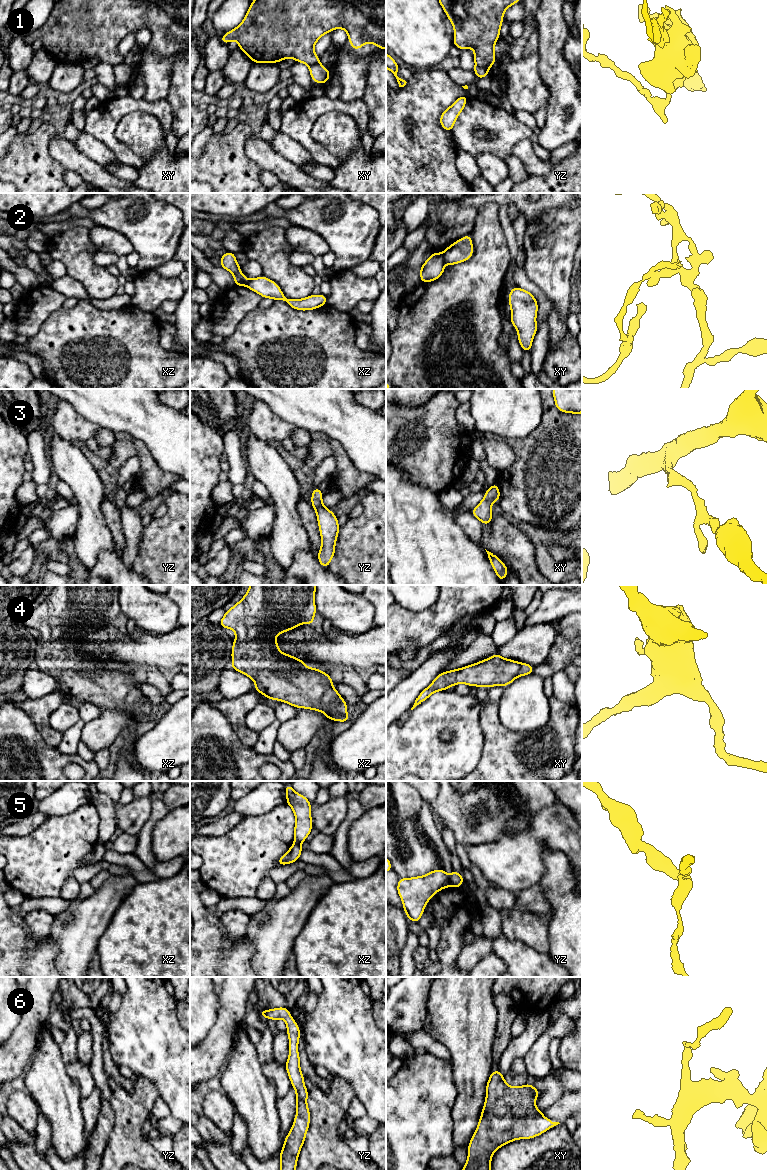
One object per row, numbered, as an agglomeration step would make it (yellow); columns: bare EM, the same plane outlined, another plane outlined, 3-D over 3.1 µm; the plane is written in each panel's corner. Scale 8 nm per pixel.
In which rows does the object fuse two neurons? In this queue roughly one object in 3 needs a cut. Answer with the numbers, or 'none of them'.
1, 2, 5

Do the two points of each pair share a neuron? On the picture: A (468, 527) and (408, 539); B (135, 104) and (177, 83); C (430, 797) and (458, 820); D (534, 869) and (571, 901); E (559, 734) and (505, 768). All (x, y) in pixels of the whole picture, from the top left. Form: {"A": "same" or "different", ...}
{"A": "different", "B": "different", "C": "different", "D": "different", "E": "same"}

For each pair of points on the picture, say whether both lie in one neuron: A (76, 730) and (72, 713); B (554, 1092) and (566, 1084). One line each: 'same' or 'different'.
A: different
B: same

